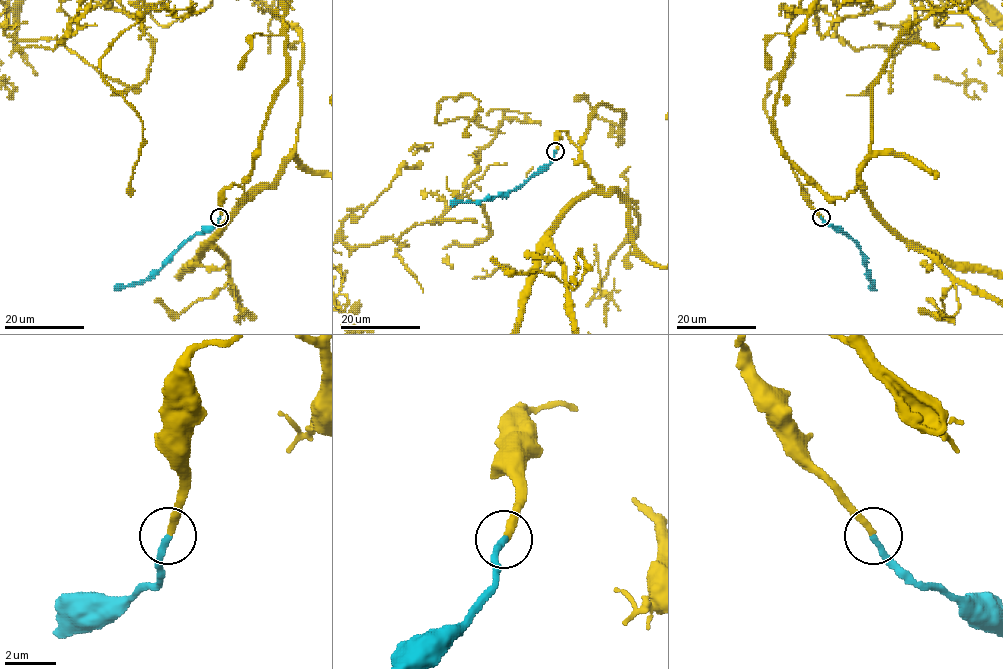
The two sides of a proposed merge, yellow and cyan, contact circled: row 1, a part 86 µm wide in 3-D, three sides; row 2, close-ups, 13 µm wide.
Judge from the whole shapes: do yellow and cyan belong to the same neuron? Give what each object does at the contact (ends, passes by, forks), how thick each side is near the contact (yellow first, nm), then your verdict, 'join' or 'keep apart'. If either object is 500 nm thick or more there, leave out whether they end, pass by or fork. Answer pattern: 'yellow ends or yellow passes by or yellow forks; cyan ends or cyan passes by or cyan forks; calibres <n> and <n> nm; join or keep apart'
yellow ends; cyan ends; calibres 280 and 260 nm; join

